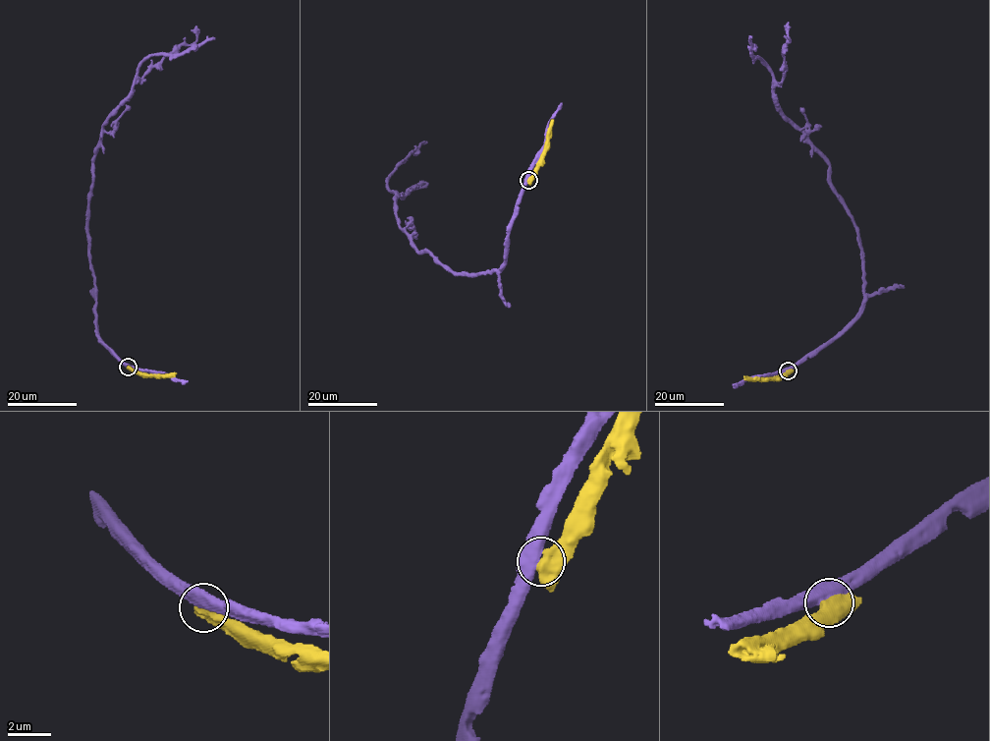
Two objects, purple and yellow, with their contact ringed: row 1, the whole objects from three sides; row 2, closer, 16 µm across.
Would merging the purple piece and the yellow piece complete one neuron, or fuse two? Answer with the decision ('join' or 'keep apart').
keep apart

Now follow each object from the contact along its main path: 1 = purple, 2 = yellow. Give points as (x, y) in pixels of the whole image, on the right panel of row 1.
1: (788, 370), (824, 348), (860, 309), (861, 247), (831, 184), (829, 162), (786, 118), (750, 36)
2: (788, 370), (767, 379), (743, 376)

